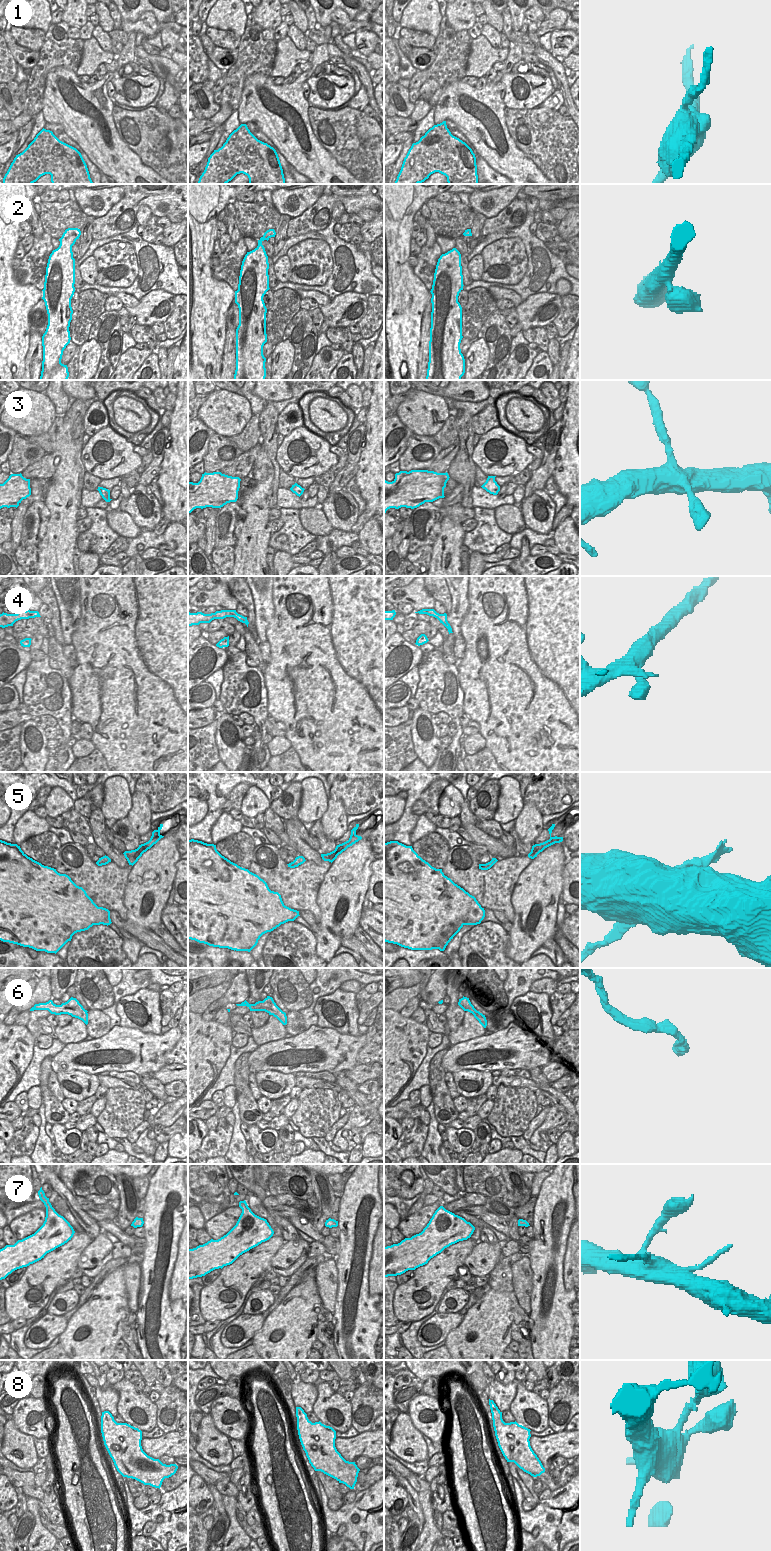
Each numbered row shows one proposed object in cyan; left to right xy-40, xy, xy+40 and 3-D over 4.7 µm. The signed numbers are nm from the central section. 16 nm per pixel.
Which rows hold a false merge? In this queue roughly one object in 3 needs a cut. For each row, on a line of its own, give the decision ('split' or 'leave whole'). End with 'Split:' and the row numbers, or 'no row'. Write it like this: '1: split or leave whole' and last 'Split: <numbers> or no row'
1: split
2: leave whole
3: leave whole
4: leave whole
5: split
6: leave whole
7: split
8: leave whole
Split: 1, 5, 7

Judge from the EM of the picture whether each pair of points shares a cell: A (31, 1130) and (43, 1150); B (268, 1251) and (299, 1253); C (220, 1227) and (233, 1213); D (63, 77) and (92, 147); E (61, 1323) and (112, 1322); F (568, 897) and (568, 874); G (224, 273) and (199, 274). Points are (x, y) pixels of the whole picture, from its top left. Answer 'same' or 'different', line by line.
A: different
B: different
C: same
D: same
E: different
F: same
G: different

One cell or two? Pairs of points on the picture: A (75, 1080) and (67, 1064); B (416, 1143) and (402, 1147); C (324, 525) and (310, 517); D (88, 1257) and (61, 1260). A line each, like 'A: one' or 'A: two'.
A: two
B: one
C: one
D: two

